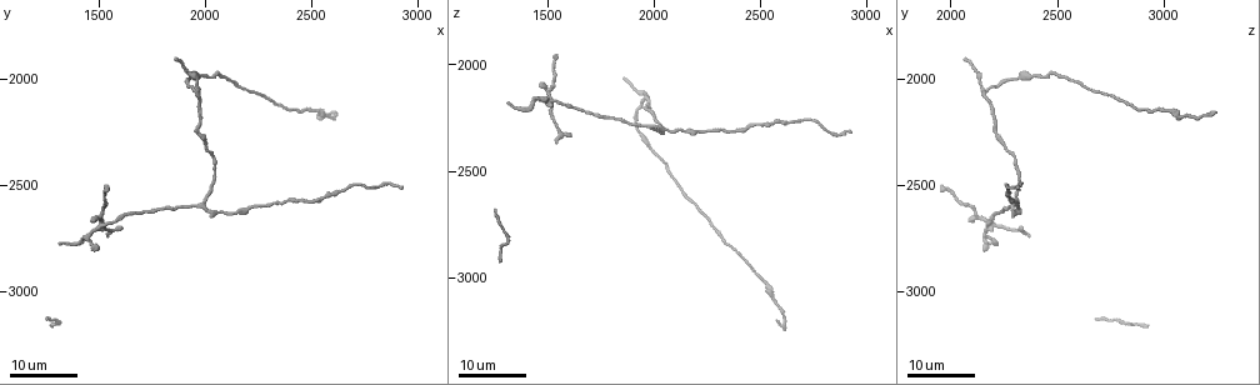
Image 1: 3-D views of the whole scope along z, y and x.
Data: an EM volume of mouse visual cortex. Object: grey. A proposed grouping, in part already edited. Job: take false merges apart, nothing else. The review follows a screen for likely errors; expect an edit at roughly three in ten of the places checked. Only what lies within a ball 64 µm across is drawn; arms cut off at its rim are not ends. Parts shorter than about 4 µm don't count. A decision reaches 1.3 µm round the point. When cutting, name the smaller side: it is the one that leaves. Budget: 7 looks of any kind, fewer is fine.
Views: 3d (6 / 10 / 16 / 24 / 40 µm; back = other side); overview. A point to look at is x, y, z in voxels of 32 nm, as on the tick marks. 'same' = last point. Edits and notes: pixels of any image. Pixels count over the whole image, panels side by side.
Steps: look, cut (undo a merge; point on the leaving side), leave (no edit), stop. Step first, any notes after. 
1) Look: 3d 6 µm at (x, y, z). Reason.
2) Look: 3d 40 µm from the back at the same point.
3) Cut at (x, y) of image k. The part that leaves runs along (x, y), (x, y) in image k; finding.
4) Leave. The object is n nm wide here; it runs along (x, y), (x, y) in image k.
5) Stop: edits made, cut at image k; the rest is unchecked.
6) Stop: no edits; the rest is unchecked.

Look: 3d 16 µm at (1980, 2600, 2300). A fork.

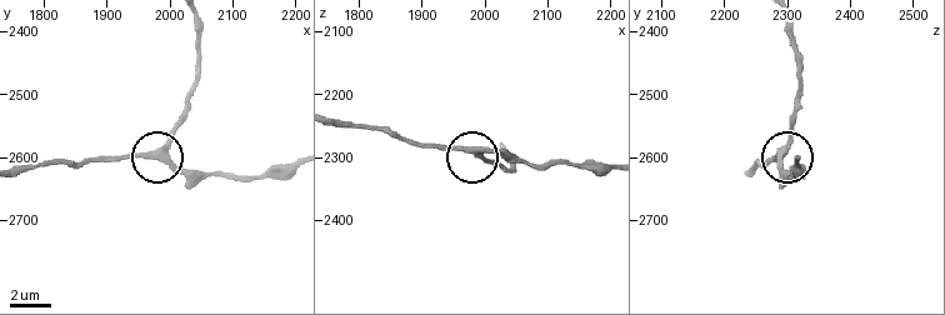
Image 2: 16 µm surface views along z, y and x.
Look: 3d 10 µm at (1990, 2600, 2285). Zoom in.

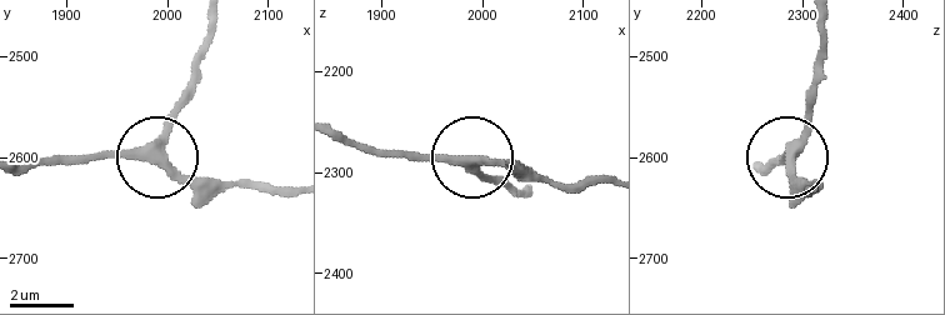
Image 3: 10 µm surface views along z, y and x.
Leave. The side arm is 34 µm long; it runs along (209, 24), (196, 89), (159, 150), (206, 199) in image 3; all the same neuron.

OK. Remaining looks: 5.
Look: 3d 24 µm at (1970, 2060, 2150). Arms part here.

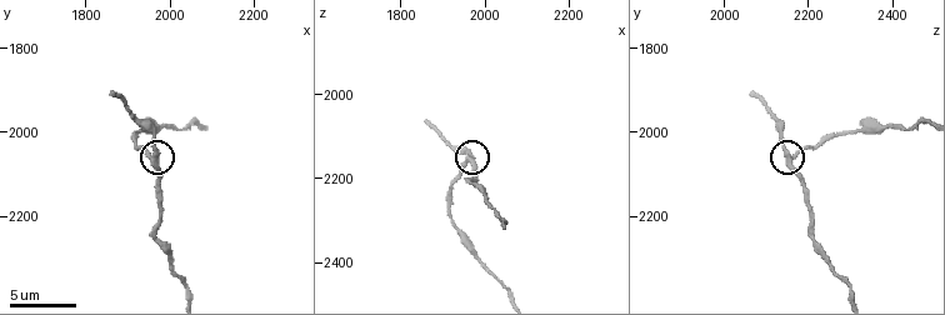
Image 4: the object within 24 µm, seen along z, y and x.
Look: 3d 6 µm at (1960, 2065, 2155). Closer look.

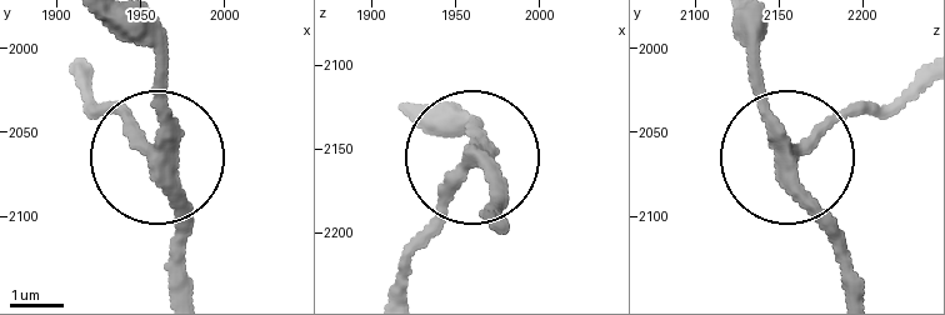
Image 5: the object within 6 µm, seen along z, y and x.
Leave. The object is 290 nm wide here; it runs along (859, 283), (841, 229), (796, 175), (751, 28) in image 5; one neuron here.

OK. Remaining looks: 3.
Look: 3d 24 µm at (1640, 2640, 2210). Calibre changes.

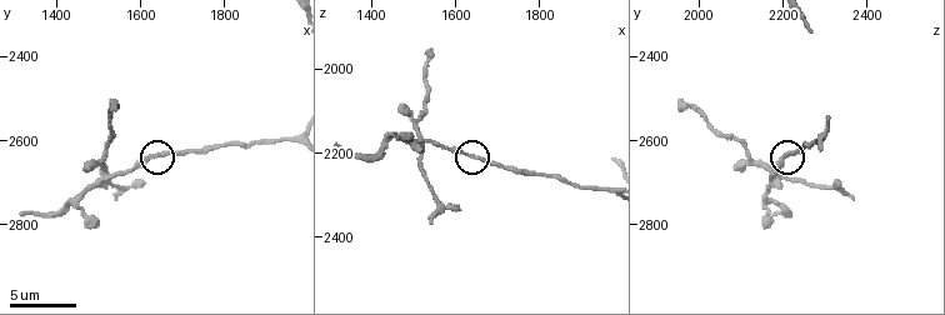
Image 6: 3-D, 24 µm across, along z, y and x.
Look: 3d 10 µm at (1640, 2630, 2205).

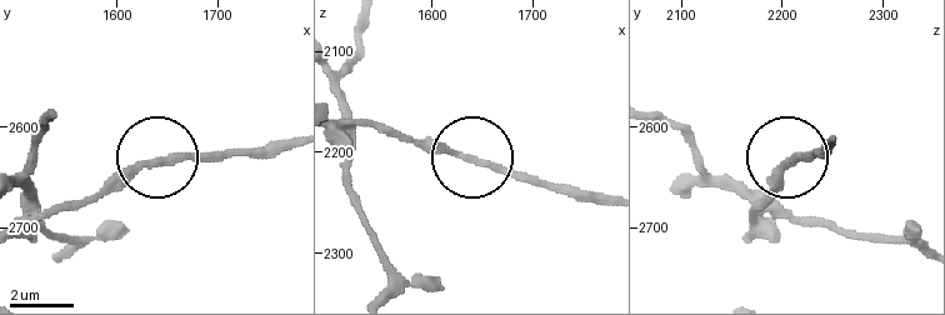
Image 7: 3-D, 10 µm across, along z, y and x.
Leave. It runs along (288, 141), (240, 155), (168, 155), (73, 204) in image 7; one neuron here.

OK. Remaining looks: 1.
Stop: no edits; the rest is unchecked.

